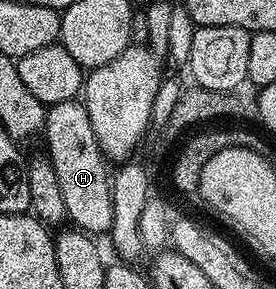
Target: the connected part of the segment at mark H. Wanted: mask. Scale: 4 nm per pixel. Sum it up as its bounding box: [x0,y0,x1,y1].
[44,98,113,236]

